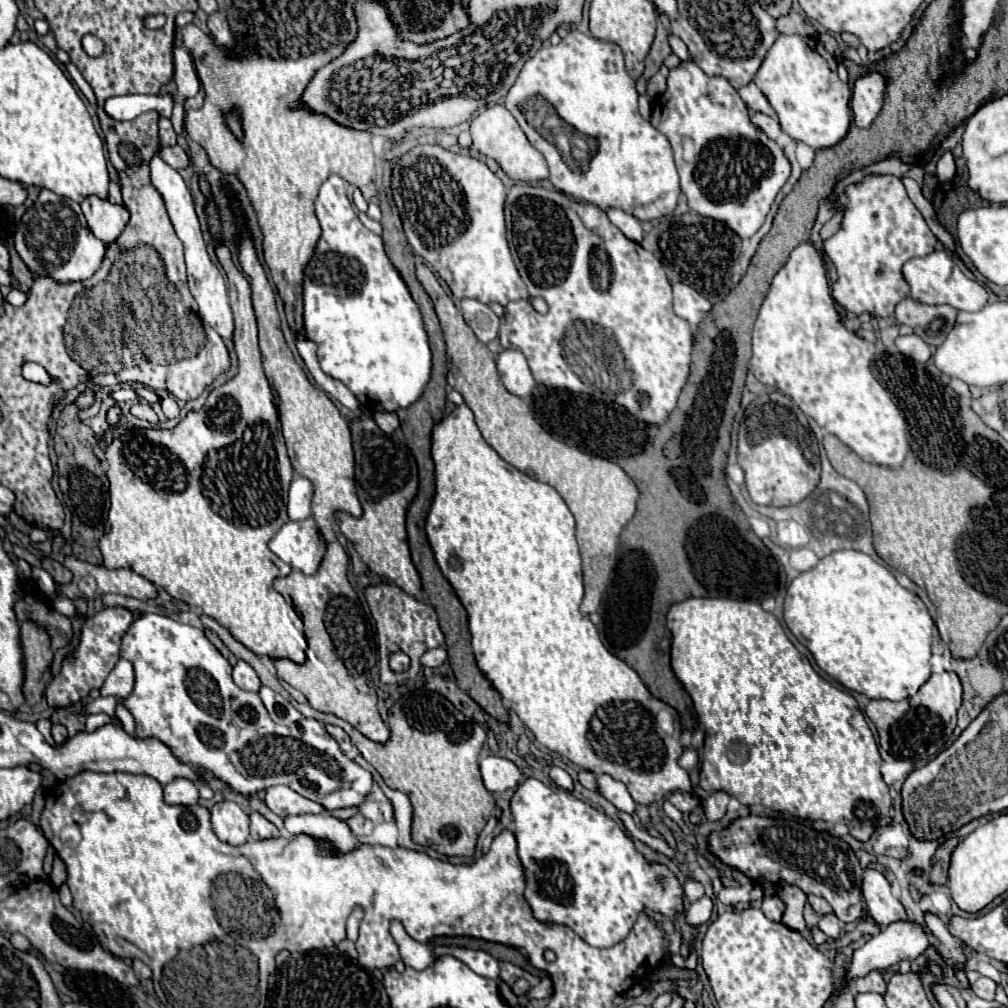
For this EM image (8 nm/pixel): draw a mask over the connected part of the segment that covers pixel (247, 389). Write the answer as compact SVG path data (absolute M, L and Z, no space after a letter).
M221 246L217 250L217 258L229 278L229 298L231 298L231 308L233 308L233 316L235 316L235 352L239 356L239 372L233 380L229 380L227 384L223 384L221 388L213 390L205 402L205 406L199 412L189 412L173 430L143 430L143 428L135 428L129 430L125 434L121 434L119 438L115 438L109 446L107 446L107 474L109 474L109 496L111 496L111 508L109 508L109 534L107 534L107 524L105 524L105 534L99 542L101 554L103 554L103 564L107 568L131 568L133 572L147 576L147 580L151 580L155 586L161 586L165 592L169 592L173 598L189 604L189 606L197 606L203 610L203 614L215 618L217 622L221 622L221 626L225 626L241 644L245 644L249 650L253 650L255 654L267 654L269 658L289 658L297 664L305 662L305 650L307 650L307 640L303 631L303 622L296 613L293 606L285 601L285 598L273 590L273 580L277 576L287 576L291 572L291 567L280 560L269 548L267 542L273 538L273 534L285 524L289 522L287 516L287 506L285 506L285 494L289 490L291 478L293 478L293 468L285 450L285 442L283 442L283 434L281 434L281 424L279 424L279 416L277 416L277 406L273 402L273 394L271 388L267 384L267 378L263 374L263 366L261 366L261 352L257 346L257 324L255 324L255 314L253 314L253 306L251 306L251 288L247 284L247 280L243 278L243 274L235 268L235 264L231 262L231 252Z

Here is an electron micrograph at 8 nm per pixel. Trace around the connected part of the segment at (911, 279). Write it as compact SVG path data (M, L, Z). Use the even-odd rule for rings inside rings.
M935 250L923 258L911 258L903 266L903 276L911 286L911 296L925 304L949 304L957 310L981 310L989 300L987 290L975 280L965 278L945 250Z

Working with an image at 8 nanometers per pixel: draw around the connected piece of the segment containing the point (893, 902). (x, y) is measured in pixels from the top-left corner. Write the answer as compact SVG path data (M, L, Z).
M867 868L863 872L861 890L863 890L863 898L867 902L867 908L879 926L887 926L895 920L907 918L903 904L893 896L891 884L885 880L885 876L881 872Z

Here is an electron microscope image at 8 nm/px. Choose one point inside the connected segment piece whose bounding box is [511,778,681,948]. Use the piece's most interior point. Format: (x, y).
(582, 871)

